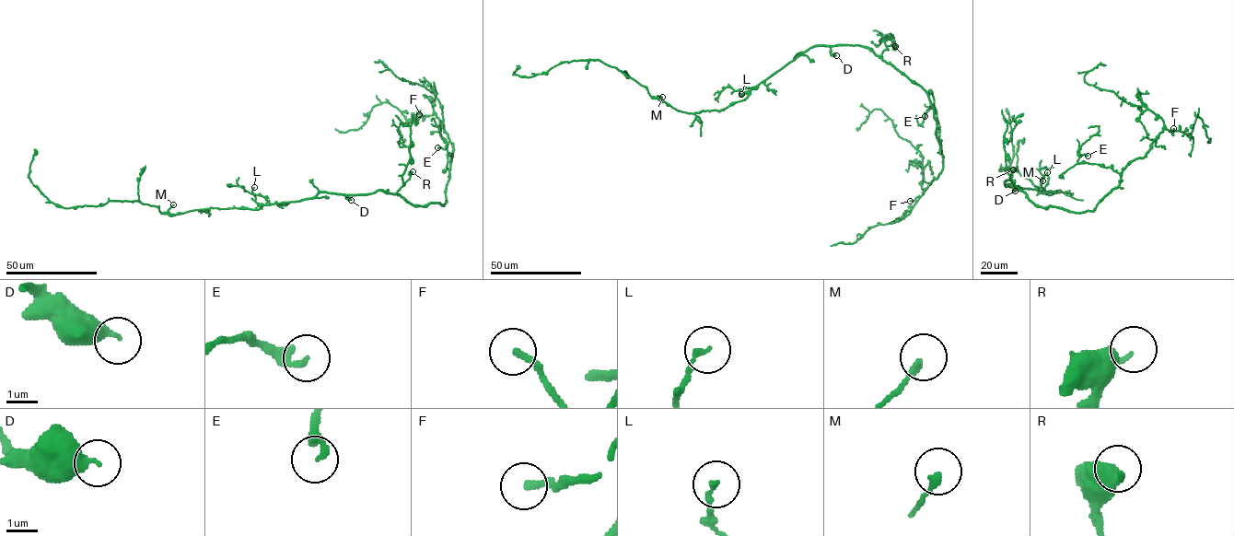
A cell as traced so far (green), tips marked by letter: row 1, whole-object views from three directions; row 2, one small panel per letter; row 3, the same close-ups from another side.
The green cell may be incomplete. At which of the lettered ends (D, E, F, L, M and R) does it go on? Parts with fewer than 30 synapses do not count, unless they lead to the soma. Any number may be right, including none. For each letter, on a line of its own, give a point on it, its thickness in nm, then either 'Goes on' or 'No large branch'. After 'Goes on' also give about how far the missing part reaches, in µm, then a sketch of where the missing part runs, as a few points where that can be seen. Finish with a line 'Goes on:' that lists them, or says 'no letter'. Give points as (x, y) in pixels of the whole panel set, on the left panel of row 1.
D: Place: (351, 200). Thickness 340 nm. No large branch
E: Place: (437, 147). Thickness 190 nm. No large branch
F: Place: (419, 114). Thickness 220 nm. No large branch
L: Place: (254, 187). Thickness 170 nm. No large branch
M: Place: (173, 204). Thickness 200 nm. No large branch
R: Place: (413, 171). Thickness 240 nm. No large branch
Goes on: no letter

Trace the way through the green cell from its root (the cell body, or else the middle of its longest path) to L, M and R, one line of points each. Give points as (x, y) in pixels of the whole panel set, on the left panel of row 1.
L: (349, 194), (320, 192), (299, 201), (261, 204), (255, 201), (254, 187)
M: (349, 194), (320, 192), (311, 198), (262, 204), (258, 209), (209, 208), (169, 215), (167, 211), (173, 204)
R: (349, 194), (369, 194), (379, 190), (395, 193), (413, 171)

